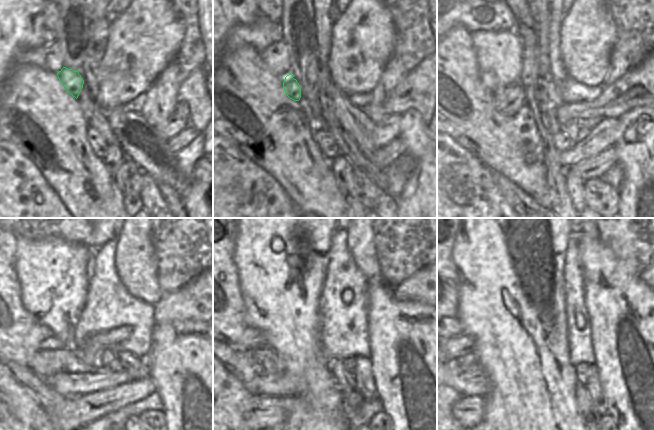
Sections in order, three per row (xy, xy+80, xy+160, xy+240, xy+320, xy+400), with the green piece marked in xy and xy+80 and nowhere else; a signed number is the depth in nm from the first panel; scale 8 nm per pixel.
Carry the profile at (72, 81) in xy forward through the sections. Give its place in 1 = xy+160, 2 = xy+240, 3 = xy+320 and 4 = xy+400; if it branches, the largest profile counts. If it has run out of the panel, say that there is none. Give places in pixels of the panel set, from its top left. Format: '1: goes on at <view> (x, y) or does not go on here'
1: goes on at xy+160 (509, 99)
2: goes on at xy+240 (48, 340)
3: goes on at xy+320 (252, 338)
4: goes on at xy+400 (457, 346)

